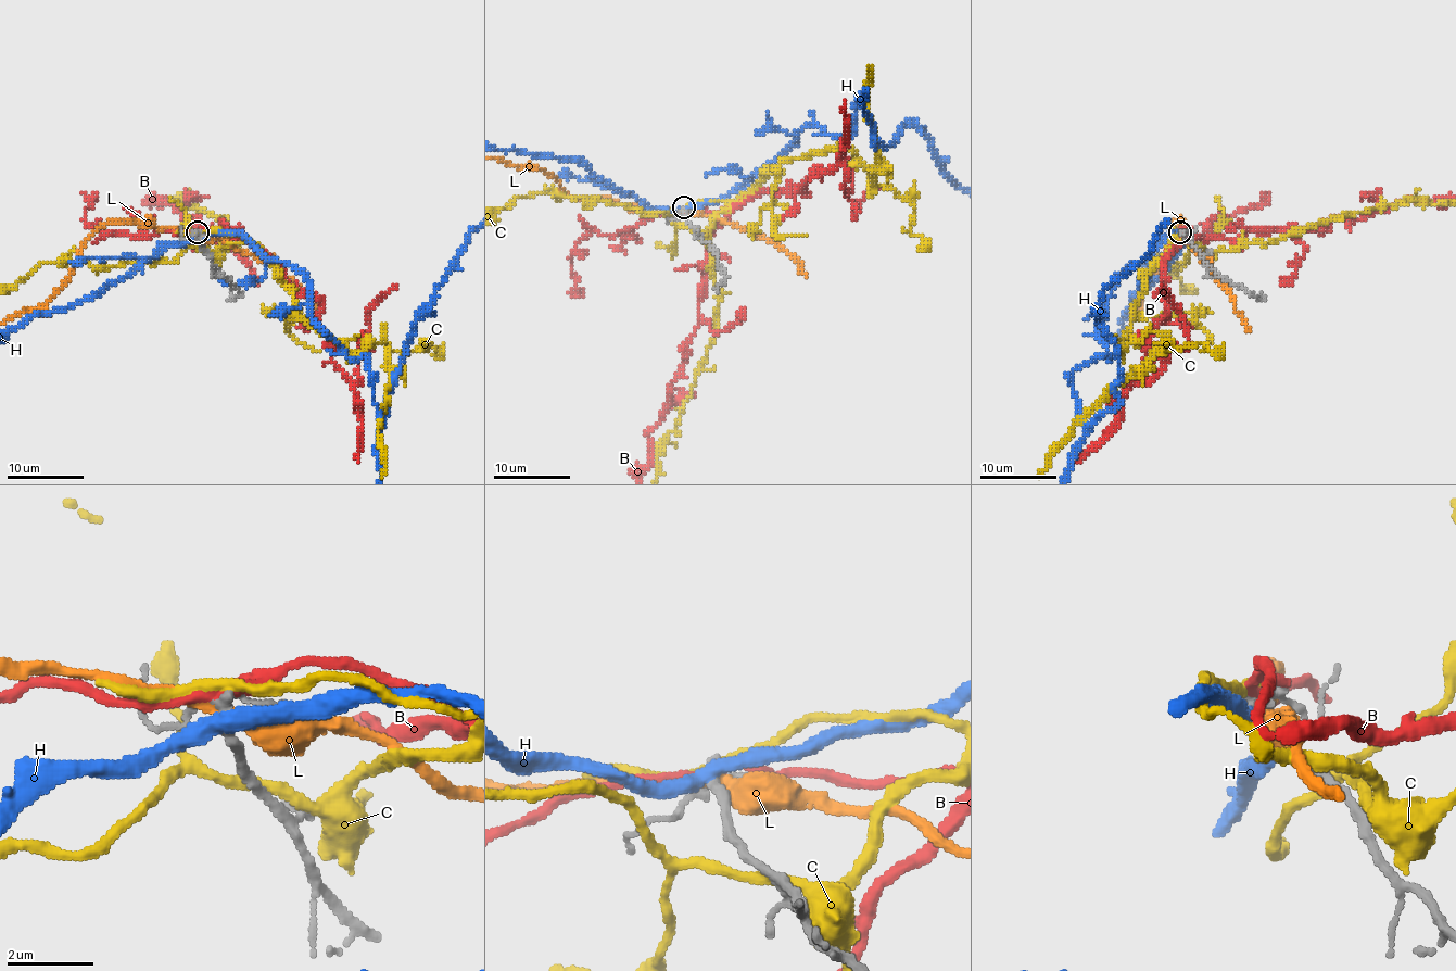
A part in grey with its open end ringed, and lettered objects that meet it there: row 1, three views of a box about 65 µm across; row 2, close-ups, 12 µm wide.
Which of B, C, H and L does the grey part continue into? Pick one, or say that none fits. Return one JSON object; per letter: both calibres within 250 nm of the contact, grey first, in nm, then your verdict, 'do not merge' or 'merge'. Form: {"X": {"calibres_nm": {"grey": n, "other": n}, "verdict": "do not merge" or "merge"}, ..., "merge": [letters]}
{"B": {"calibres_nm": {"grey": 190, "other": 220}, "verdict": "do not merge"}, "C": {"calibres_nm": {"grey": 170, "other": 240}, "verdict": "do not merge"}, "H": {"calibres_nm": {"grey": 190, "other": 360}, "verdict": "do not merge"}, "L": {"calibres_nm": {"grey": 200, "other": 280}, "verdict": "do not merge"}, "merge": []}

